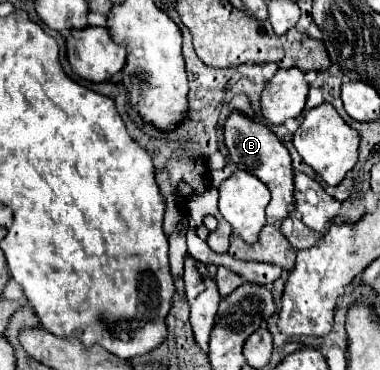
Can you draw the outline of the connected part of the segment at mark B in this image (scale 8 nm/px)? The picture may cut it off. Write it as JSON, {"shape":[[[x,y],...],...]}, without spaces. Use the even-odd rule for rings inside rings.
{"shape":[[[233,113],[225,121],[225,145],[229,149],[231,159],[235,161],[235,165],[239,169],[255,175],[257,179],[261,179],[269,187],[269,191],[271,191],[271,203],[267,205],[267,217],[269,219],[273,219],[275,223],[281,223],[291,213],[295,213],[295,183],[293,183],[295,173],[293,173],[293,165],[291,165],[289,151],[275,137],[275,133],[271,133],[261,123],[245,119],[239,113]]]}

